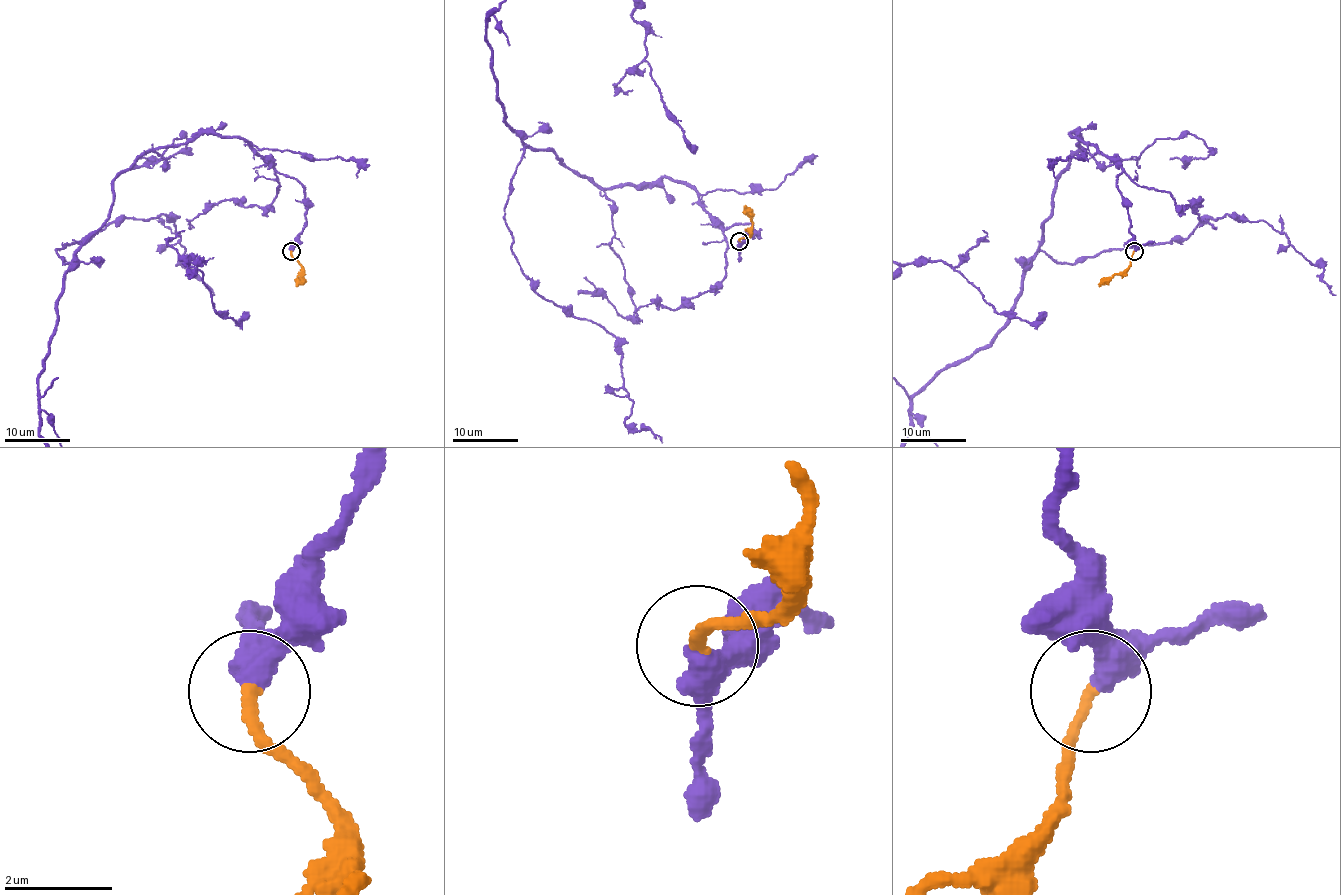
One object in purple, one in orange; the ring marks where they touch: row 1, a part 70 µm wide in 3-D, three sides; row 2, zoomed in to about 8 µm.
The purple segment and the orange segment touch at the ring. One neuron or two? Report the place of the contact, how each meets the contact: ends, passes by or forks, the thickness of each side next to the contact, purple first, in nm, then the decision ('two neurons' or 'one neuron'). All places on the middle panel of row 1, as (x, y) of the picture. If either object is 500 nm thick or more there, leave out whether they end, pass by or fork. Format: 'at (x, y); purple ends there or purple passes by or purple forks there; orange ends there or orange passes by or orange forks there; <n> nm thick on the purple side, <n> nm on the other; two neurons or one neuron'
at (739, 241); purple passes by; orange ends there; 360 nm thick on the purple side, 200 nm on the other; one neuron

